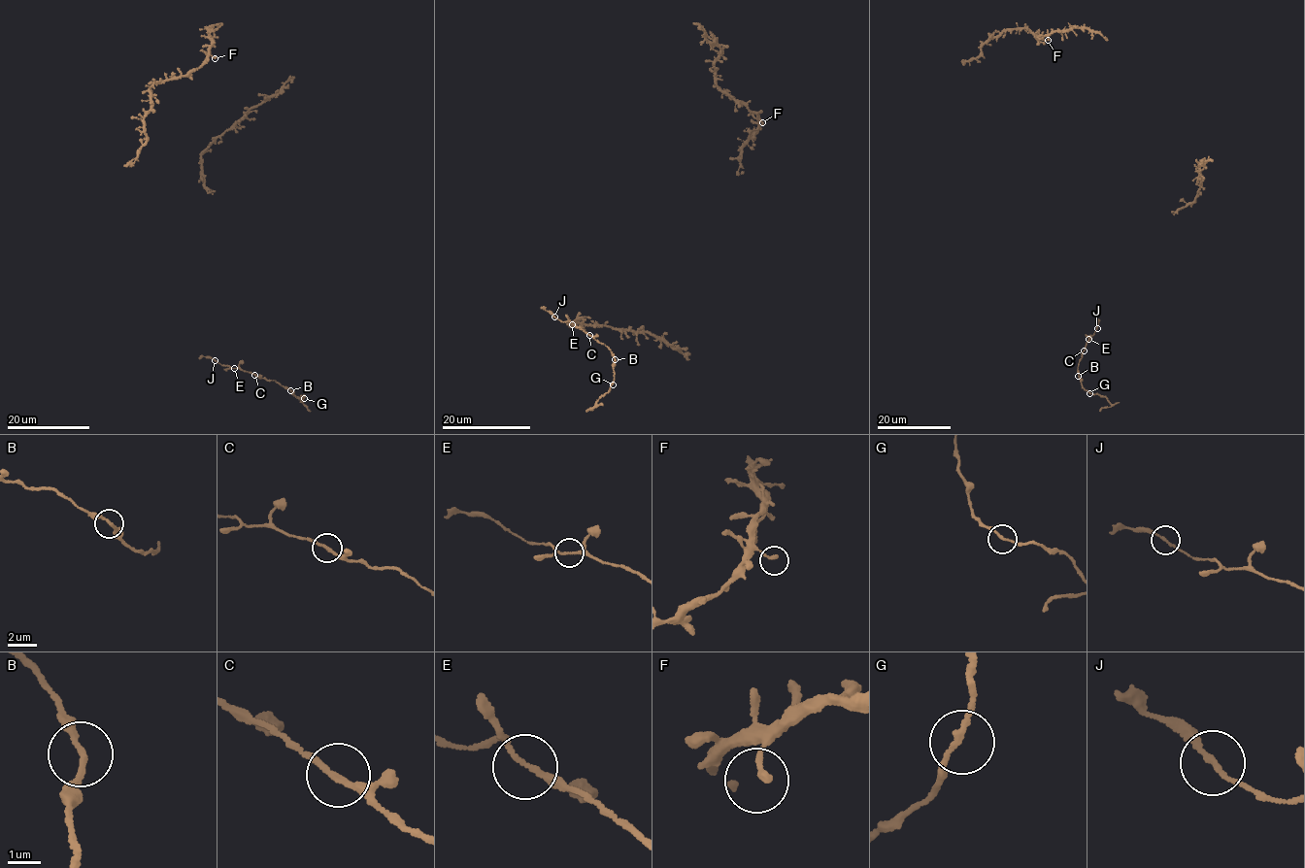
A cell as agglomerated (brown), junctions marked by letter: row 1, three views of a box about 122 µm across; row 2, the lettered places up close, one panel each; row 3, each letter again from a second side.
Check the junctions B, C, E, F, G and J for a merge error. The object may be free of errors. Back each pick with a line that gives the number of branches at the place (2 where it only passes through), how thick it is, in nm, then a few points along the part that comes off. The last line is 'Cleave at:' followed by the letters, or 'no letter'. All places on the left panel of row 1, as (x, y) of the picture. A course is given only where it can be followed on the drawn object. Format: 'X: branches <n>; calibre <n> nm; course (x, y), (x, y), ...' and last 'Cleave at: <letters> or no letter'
Cleave at: no letter

